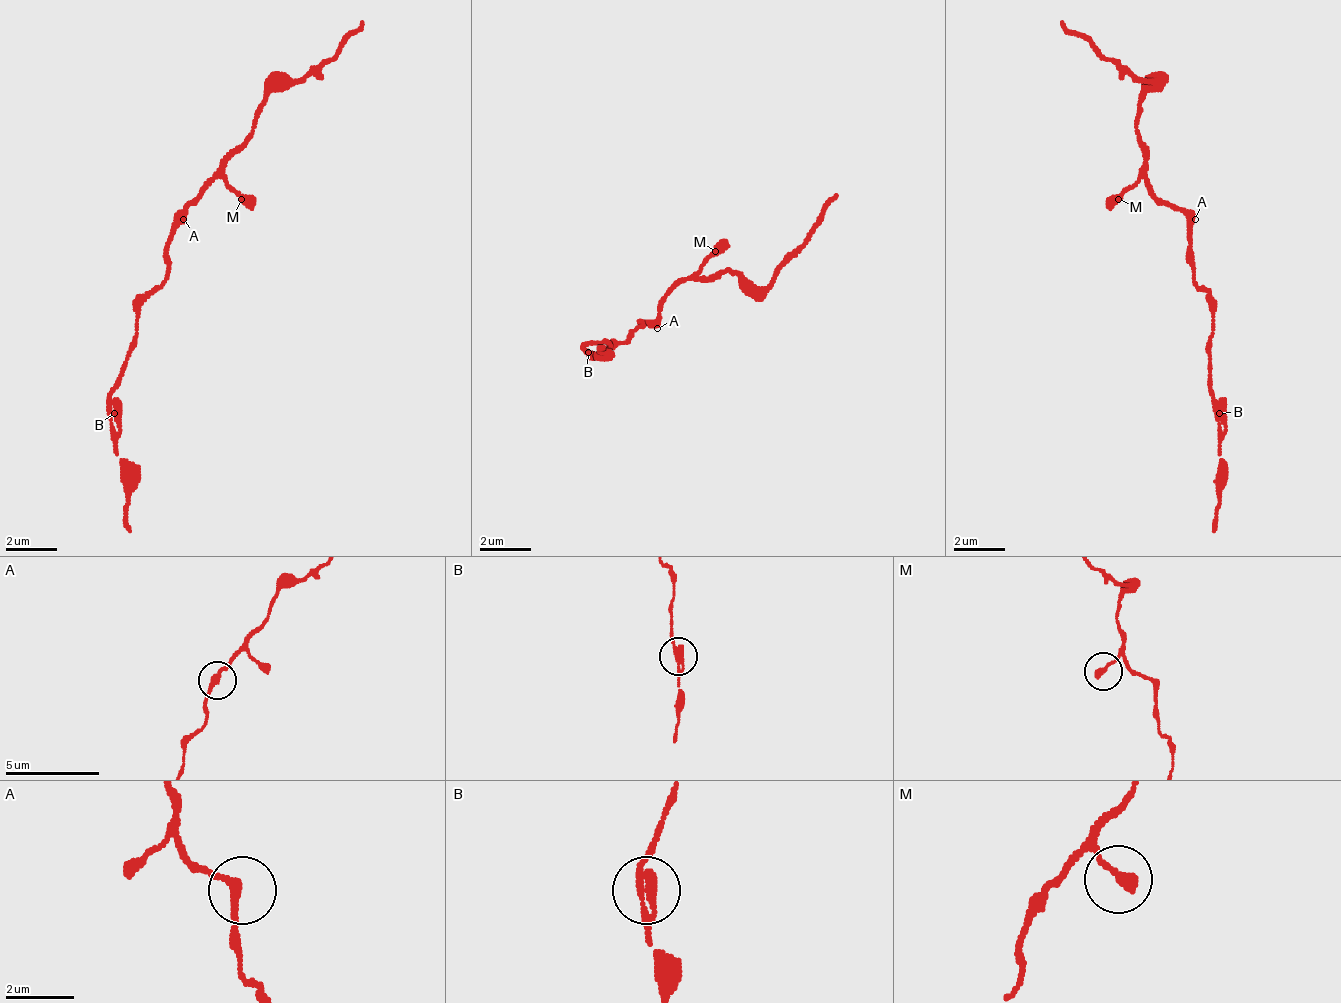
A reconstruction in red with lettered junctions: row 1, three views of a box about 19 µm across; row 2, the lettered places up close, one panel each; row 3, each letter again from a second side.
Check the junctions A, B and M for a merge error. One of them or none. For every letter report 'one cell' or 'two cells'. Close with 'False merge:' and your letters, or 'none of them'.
A: one cell
B: one cell
M: one cell
False merge: none of them

